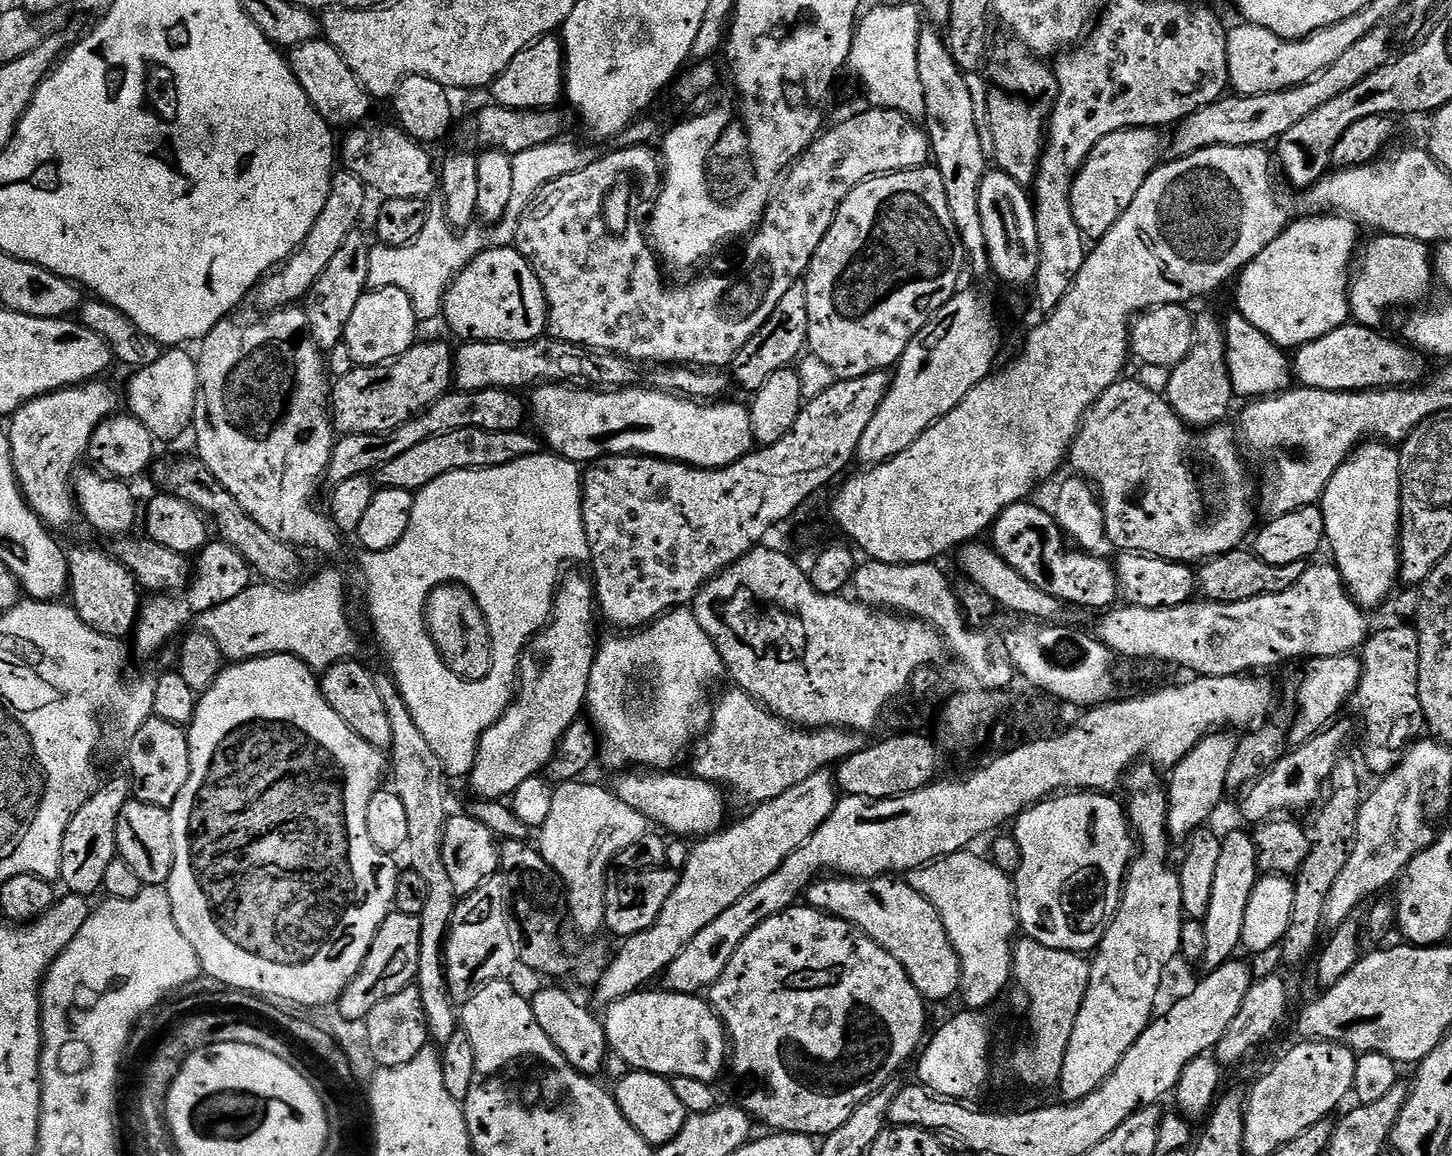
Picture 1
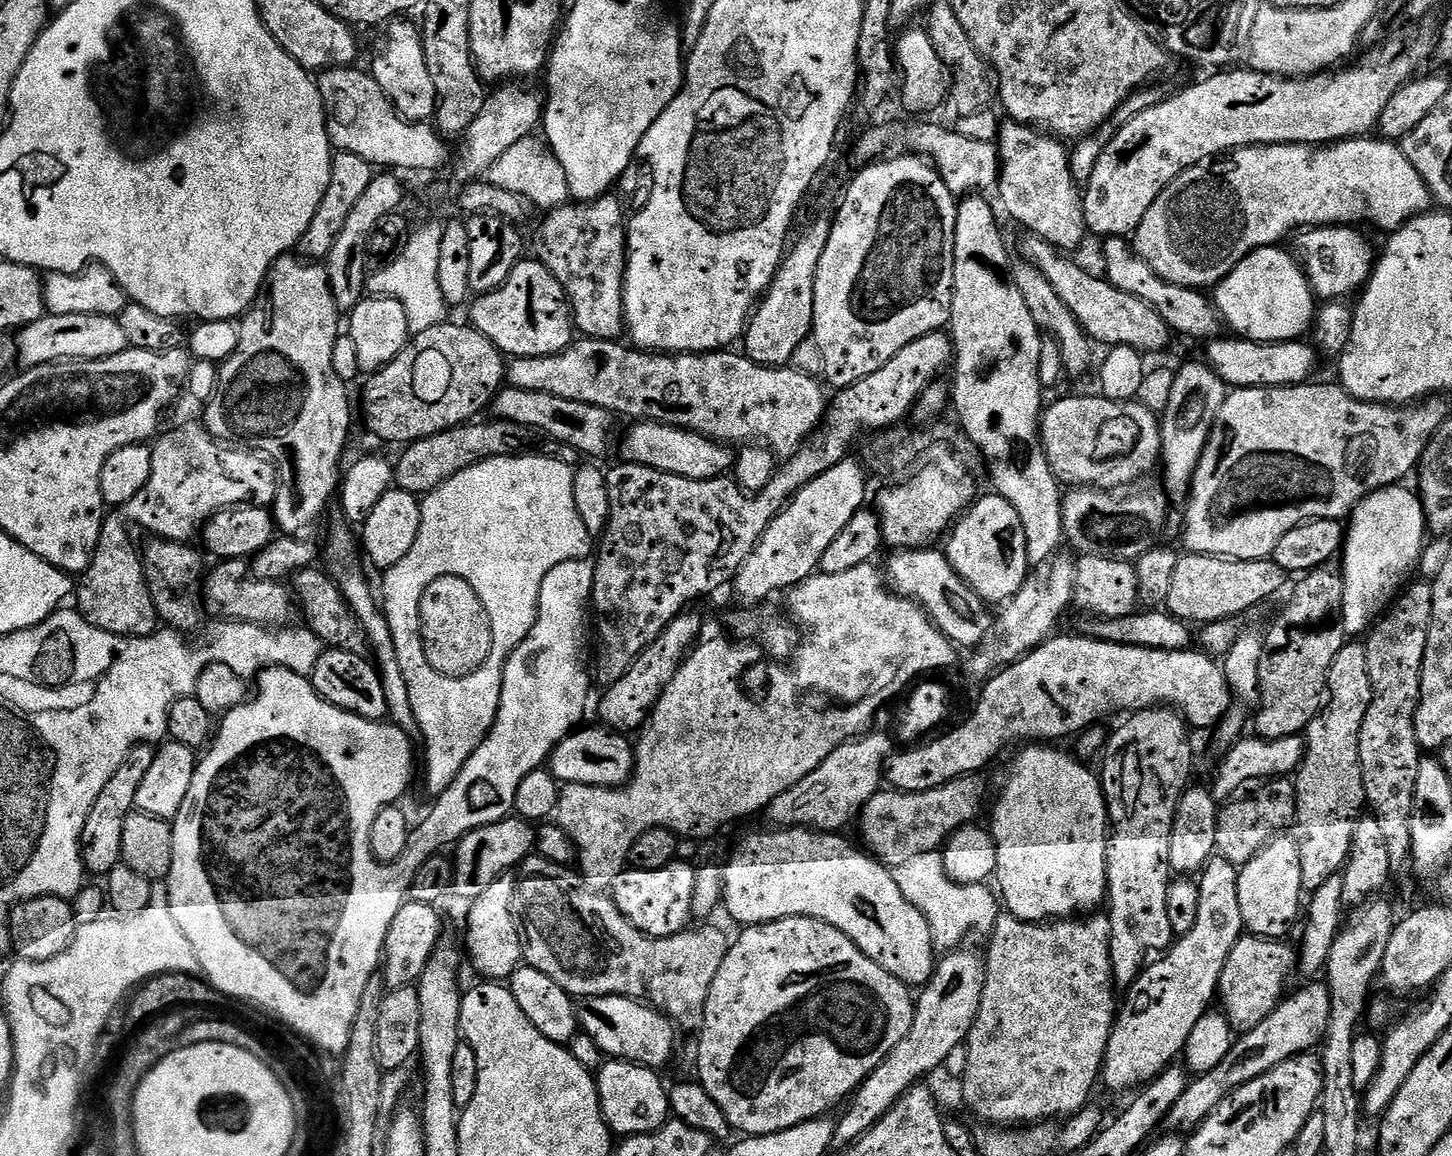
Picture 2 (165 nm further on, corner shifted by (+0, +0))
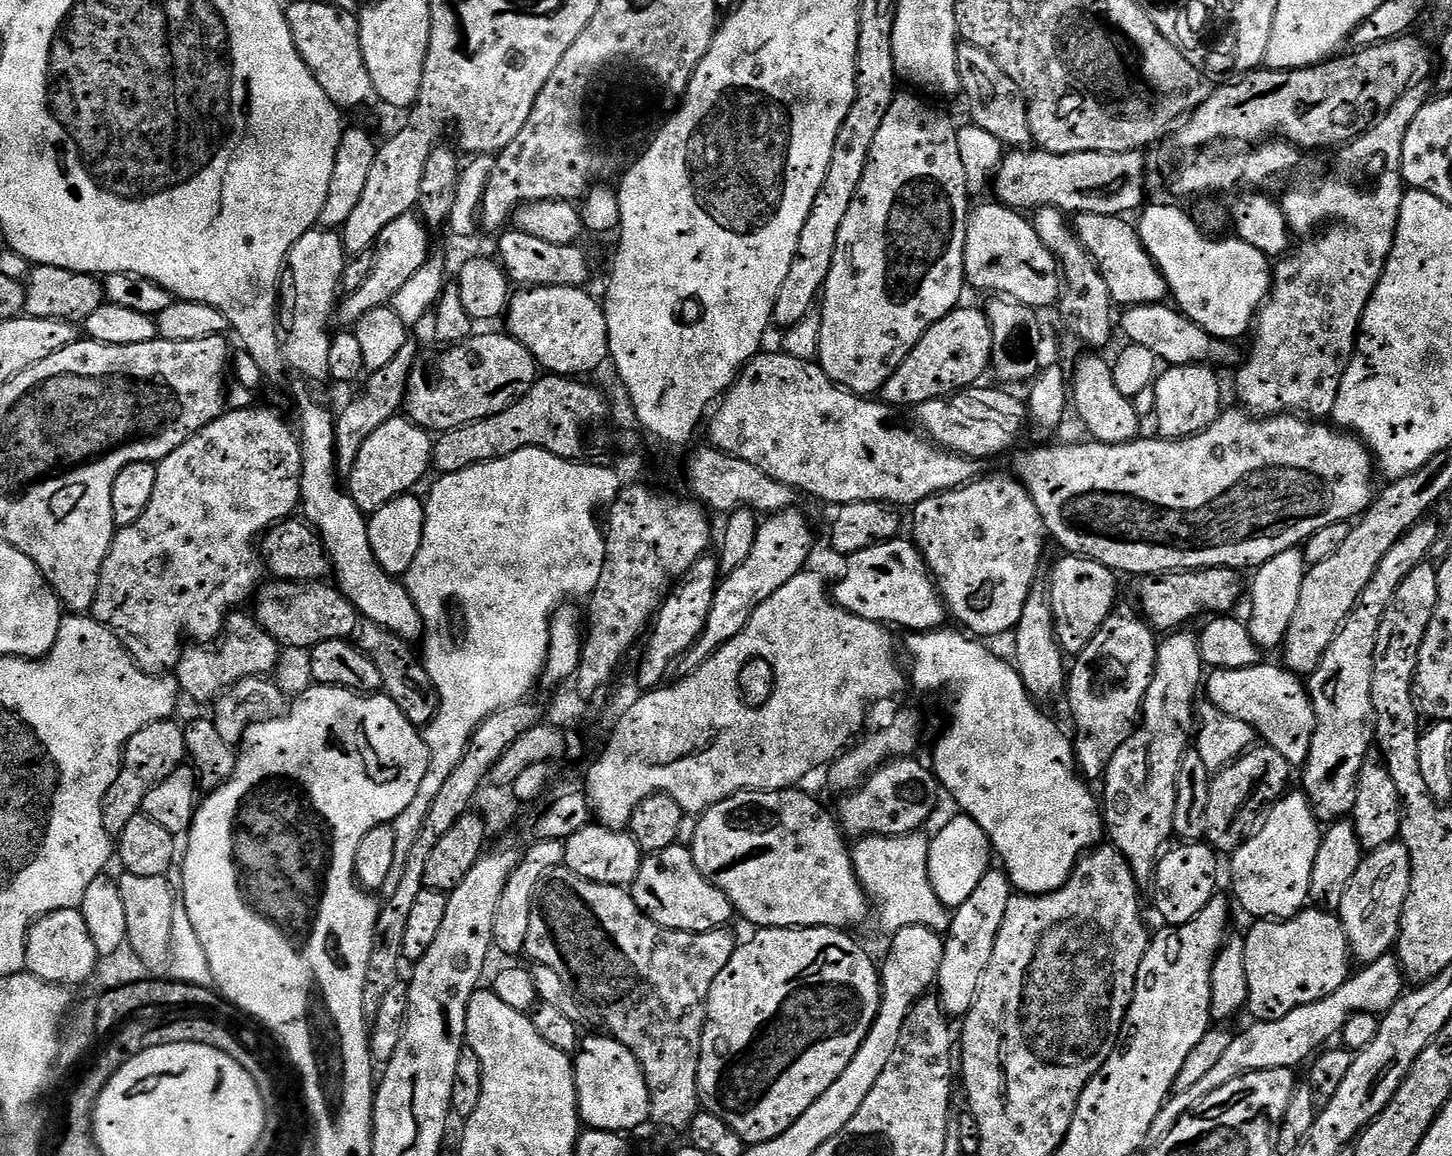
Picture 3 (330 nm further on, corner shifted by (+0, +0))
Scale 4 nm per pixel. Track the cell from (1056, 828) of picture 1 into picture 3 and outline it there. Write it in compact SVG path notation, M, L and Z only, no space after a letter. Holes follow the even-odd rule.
M933 630L931 632L913 632L905 635L902 648L908 651L908 656L912 659L912 672L910 668L910 684L920 692L940 692L943 688L949 688L956 701L952 704L952 721L948 724L948 729L940 736L940 741L936 744L936 749L932 752L930 767L936 774L936 779L940 781L940 787L945 793L952 795L952 800L957 804L959 811L965 816L970 816L978 826L988 835L988 841L992 843L993 853L1000 856L999 863L1005 872L1008 873L1008 881L1017 893L1025 896L1041 896L1047 892L1053 892L1063 886L1072 877L1072 872L1076 868L1076 863L1080 857L1085 855L1097 843L1096 840L1105 831L1102 819L1102 804L1096 796L1087 788L1085 777L1082 775L1076 762L1076 749L1073 741L1043 712L1041 705L1032 699L1022 682L1020 672L1016 669L1015 663L999 660L990 649L987 643L973 638L971 635L960 632L944 632L945 630Z

